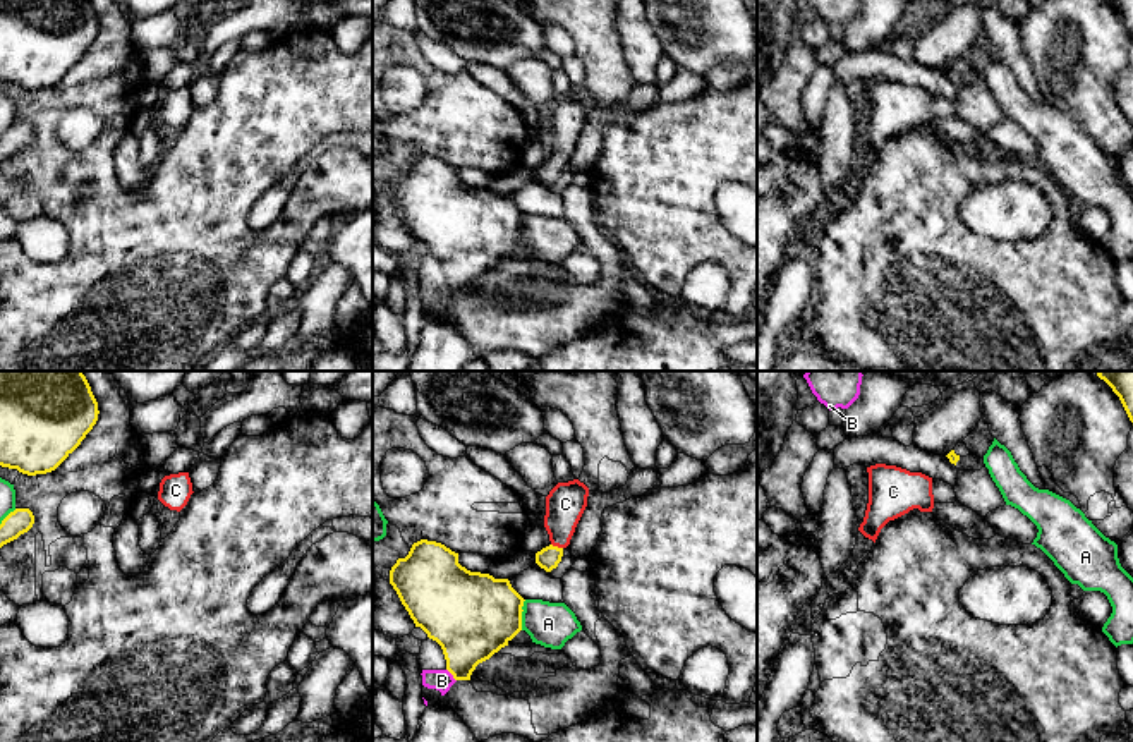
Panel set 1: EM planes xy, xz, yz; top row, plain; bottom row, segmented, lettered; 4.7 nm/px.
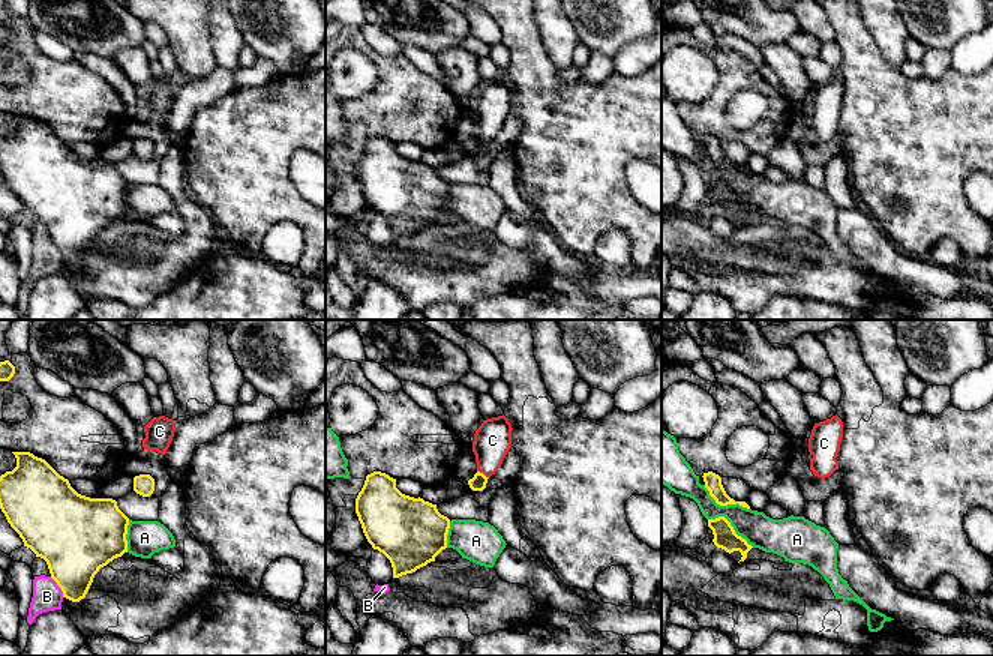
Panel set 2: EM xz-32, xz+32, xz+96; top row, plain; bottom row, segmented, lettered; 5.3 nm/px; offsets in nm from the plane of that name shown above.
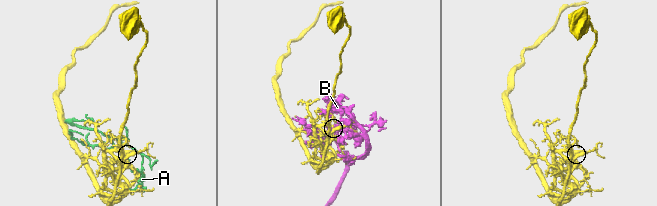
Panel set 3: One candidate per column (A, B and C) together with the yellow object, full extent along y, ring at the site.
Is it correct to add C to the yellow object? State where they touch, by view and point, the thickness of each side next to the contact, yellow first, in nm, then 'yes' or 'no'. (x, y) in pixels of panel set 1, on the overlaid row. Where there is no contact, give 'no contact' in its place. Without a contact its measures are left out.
contact xz (557, 547); calibres 110 and 190 nm; yes

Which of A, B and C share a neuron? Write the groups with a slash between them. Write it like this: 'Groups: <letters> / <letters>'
Groups: A / B / C

